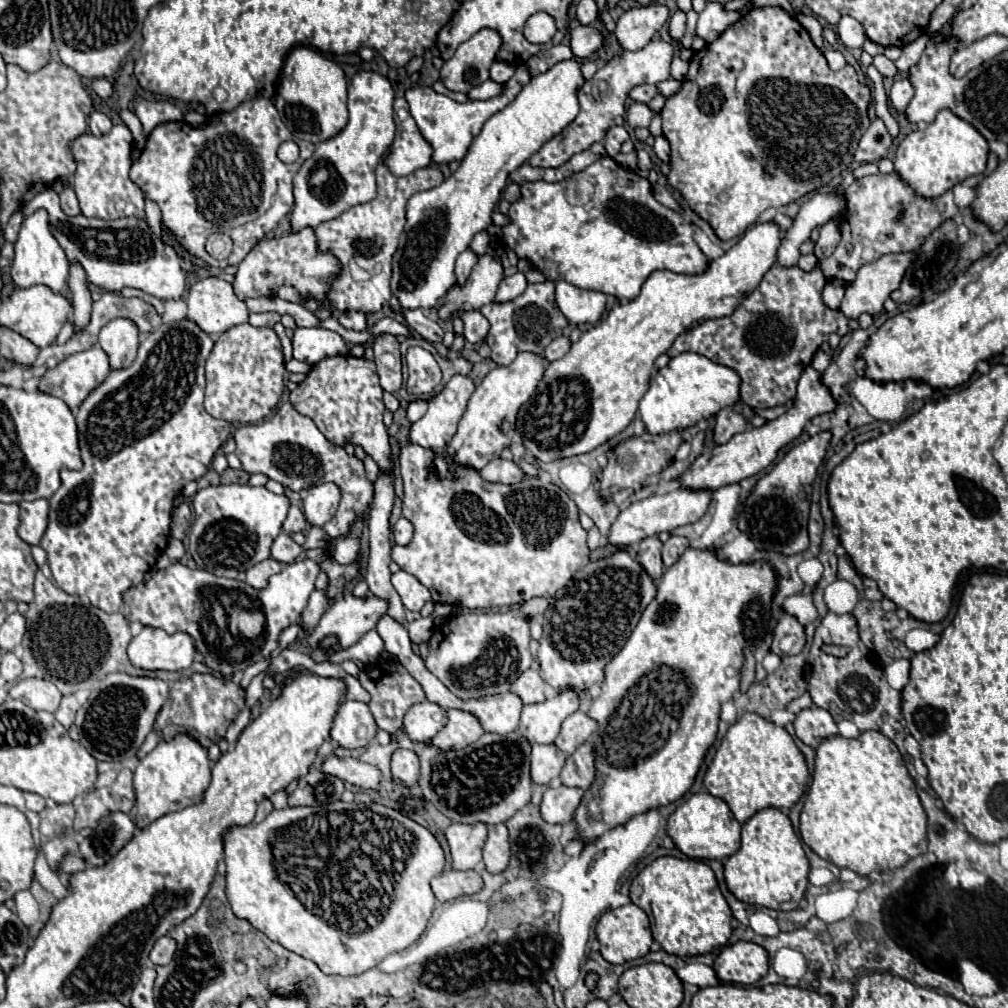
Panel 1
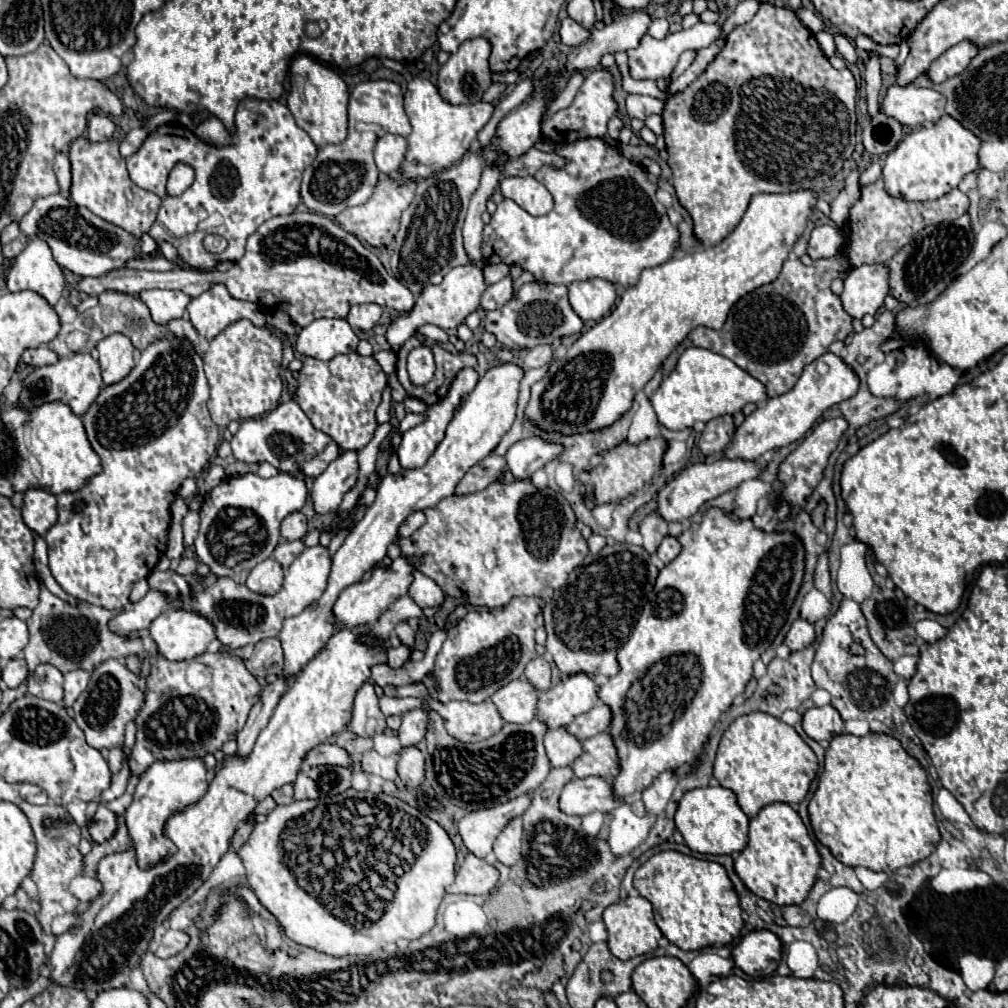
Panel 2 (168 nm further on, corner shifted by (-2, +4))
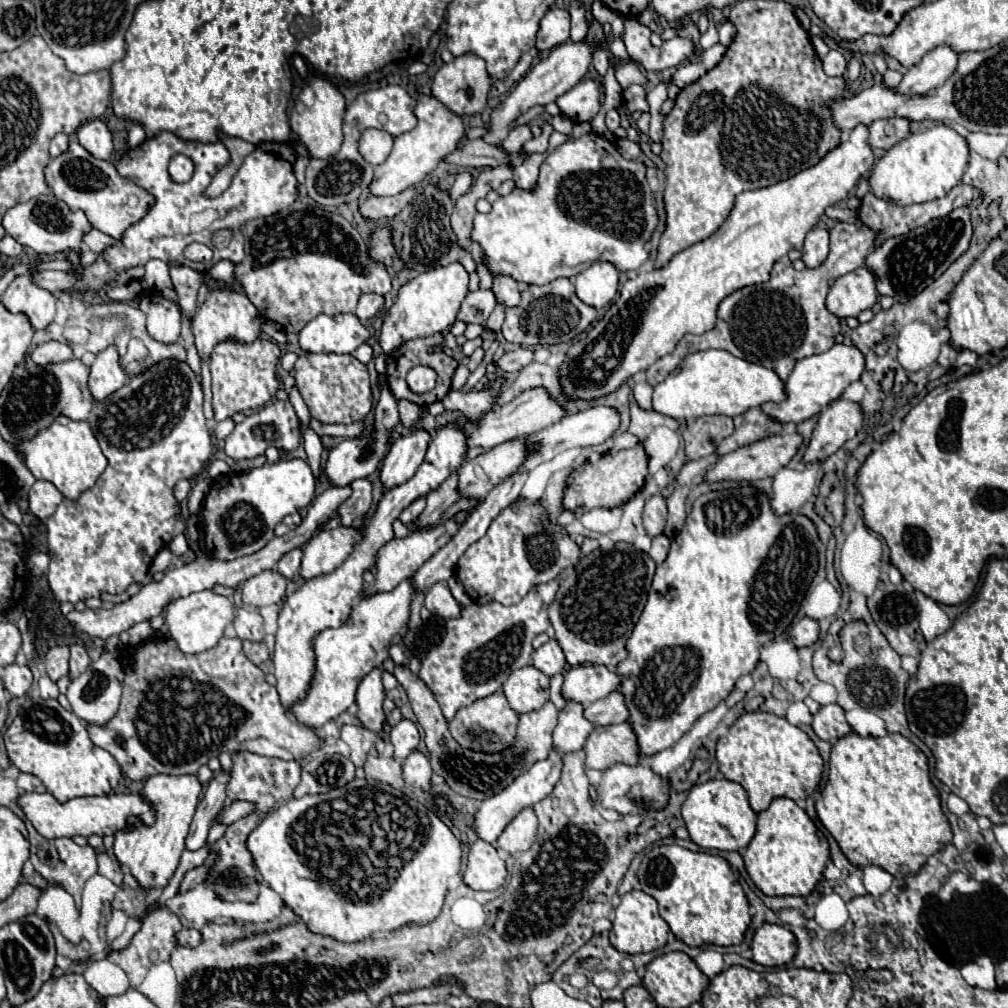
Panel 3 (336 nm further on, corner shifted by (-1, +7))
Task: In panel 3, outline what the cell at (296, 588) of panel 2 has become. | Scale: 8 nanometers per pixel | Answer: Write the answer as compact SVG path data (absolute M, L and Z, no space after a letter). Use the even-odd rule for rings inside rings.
M337 526L335 530L319 530L303 550L301 576L311 580L315 576L333 572L361 540L361 530L353 526Z

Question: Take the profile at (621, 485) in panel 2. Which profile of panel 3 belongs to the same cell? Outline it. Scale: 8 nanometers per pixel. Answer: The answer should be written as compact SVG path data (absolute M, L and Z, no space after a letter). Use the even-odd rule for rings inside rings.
M641 444L627 448L617 454L601 456L597 462L587 462L581 472L573 476L563 494L563 508L571 512L587 512L593 508L615 508L621 502L627 502L643 486L647 476L647 454Z

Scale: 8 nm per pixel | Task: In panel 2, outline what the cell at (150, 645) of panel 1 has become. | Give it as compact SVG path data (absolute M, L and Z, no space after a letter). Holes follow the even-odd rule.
M166 609L150 623L148 631L152 641L158 645L158 655L168 661L194 659L196 655L202 655L206 651L210 641L216 639L212 631L212 623L208 623L208 619L200 619L200 615L192 615L190 611L182 611L182 609Z

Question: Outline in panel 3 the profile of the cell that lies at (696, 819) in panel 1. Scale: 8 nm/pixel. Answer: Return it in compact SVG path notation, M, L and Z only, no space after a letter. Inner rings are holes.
M715 778L703 784L695 784L689 790L687 800L683 802L681 814L683 814L691 840L701 848L741 850L755 836L757 812L753 812L753 808L749 806L749 796L745 788L725 778Z

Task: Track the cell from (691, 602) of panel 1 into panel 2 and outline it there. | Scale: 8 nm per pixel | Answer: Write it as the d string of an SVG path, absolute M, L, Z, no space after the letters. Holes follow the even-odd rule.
M708 509L702 523L692 525L678 539L682 553L660 571L652 609L642 611L630 639L618 651L618 675L610 677L598 691L598 697L612 711L608 733L620 765L620 773L612 781L616 799L648 789L664 771L678 771L684 765L694 767L702 759L712 727L734 697L744 693L754 661L784 625L804 575L804 549L794 535L766 535L750 519L734 523L720 509Z

